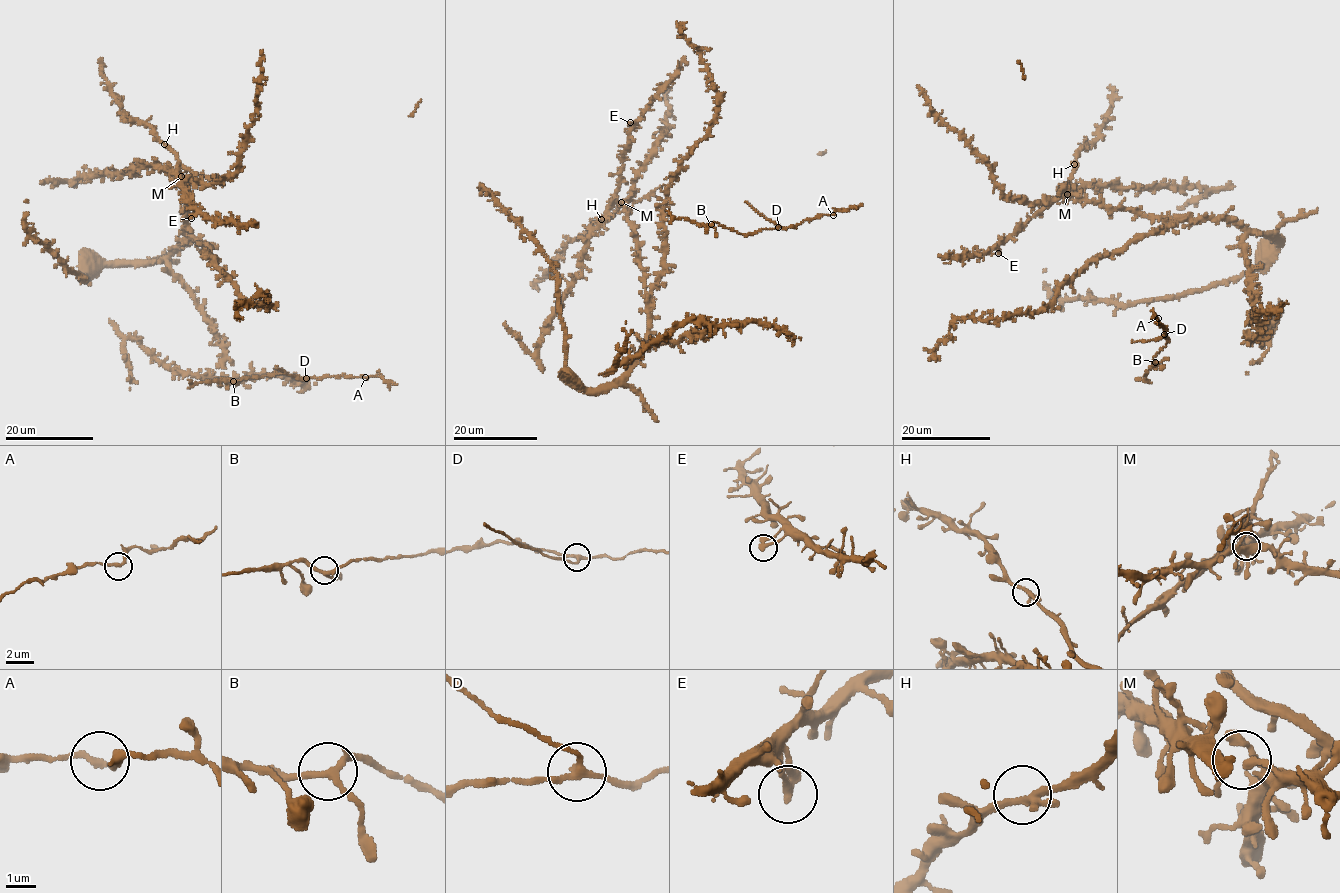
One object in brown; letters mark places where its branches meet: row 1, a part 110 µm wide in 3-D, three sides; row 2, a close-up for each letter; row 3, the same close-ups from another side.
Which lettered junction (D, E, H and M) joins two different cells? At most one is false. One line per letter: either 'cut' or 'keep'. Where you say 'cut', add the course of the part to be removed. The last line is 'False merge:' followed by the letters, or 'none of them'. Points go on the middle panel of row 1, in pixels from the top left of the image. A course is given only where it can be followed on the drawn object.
D: cut; foreign part runs (778, 227), (741, 234), (714, 222), (699, 224), (675, 218), (667, 210)
E: keep
H: keep
M: keep
False merge: D

